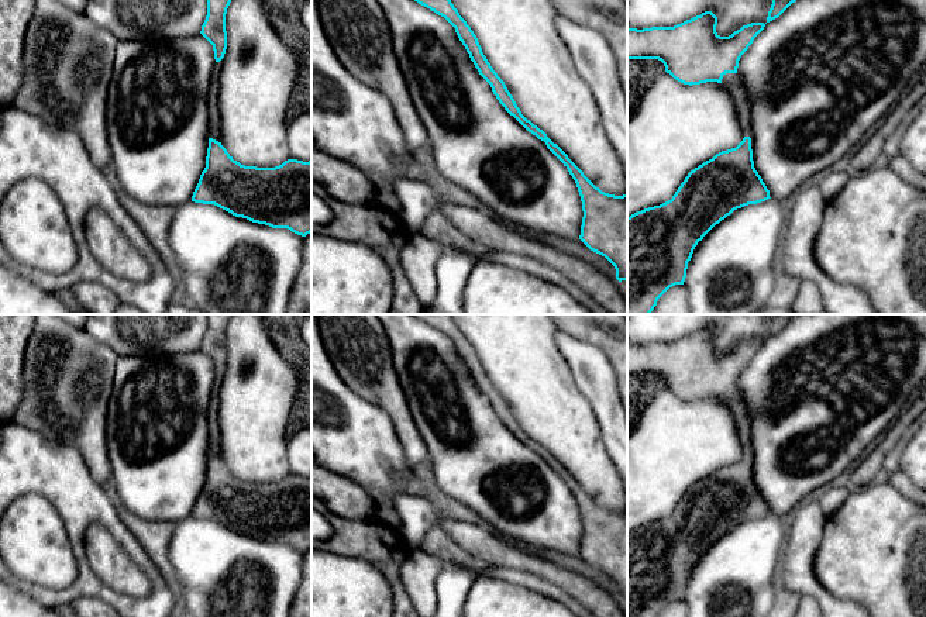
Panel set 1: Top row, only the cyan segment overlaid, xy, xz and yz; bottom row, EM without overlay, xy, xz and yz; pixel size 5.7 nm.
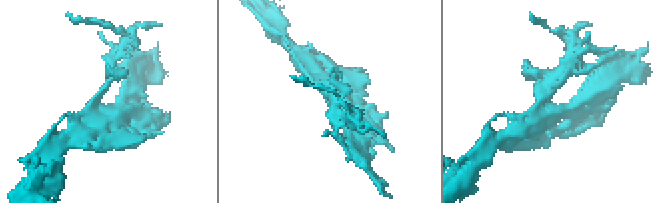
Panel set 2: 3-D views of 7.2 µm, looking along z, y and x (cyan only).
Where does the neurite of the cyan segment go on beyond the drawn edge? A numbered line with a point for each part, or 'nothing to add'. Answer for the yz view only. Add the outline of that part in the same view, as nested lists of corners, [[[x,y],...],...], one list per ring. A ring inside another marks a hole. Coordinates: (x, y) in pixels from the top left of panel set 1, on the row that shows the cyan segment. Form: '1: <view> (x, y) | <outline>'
1: yz (732, 82) | [[[737,73],[723,75],[722,85],[727,90],[729,96],[734,103],[743,138],[744,137],[751,138],[753,149],[751,107],[746,86],[743,85]]]

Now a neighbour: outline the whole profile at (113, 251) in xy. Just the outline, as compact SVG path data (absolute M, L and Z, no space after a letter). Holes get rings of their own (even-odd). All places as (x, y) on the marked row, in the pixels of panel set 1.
M90 210L85 225L89 249L104 270L135 282L147 280L151 276L147 258L104 211Z

